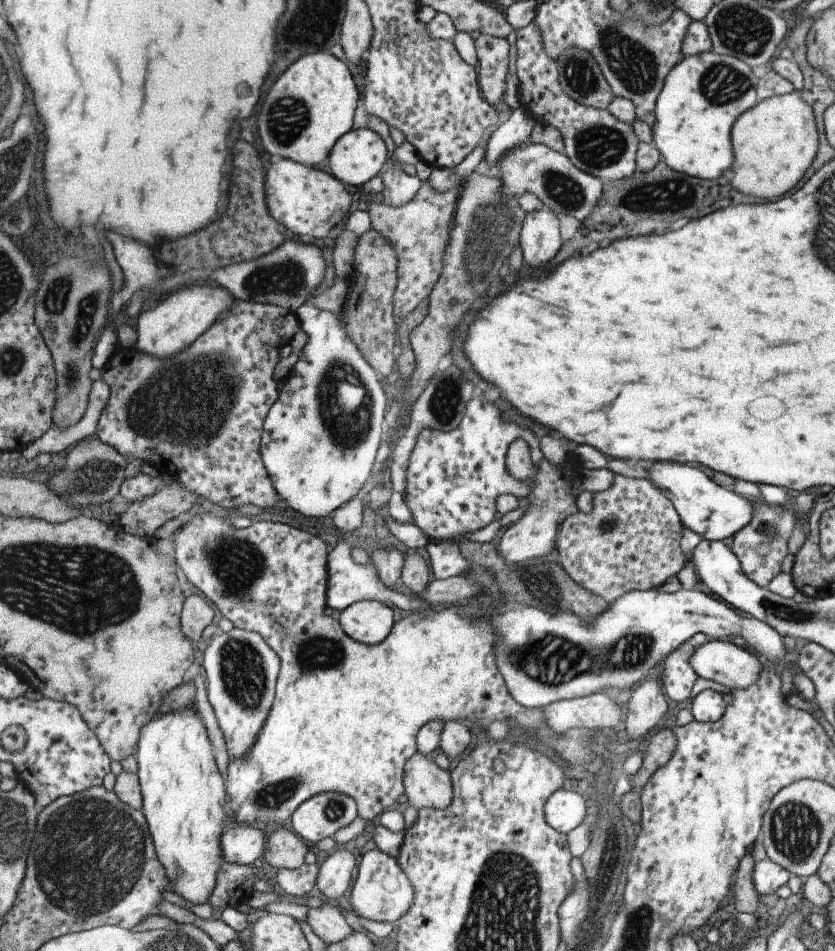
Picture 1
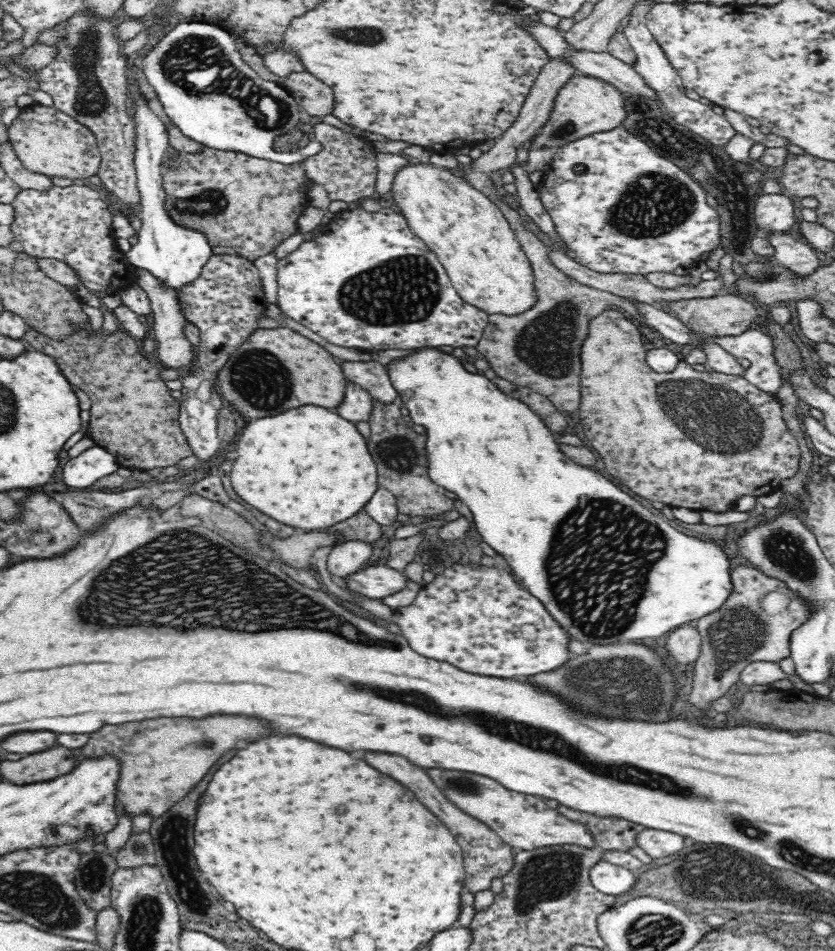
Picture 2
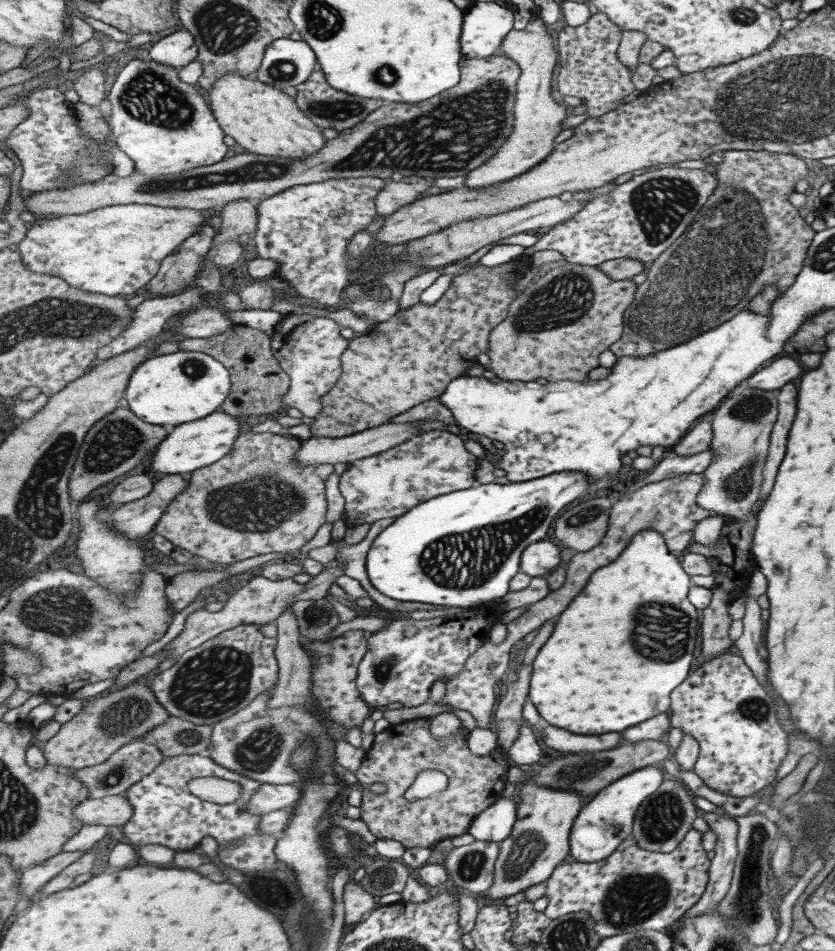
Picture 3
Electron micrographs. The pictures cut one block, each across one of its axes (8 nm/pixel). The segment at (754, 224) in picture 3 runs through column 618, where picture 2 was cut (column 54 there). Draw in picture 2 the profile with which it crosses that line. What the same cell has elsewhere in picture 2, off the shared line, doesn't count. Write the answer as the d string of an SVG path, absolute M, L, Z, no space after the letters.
M28 328L24 334L24 340L28 346L36 348L36 352L42 352L50 358L54 358L60 364L62 376L68 378L68 382L90 394L92 408L90 408L90 436L96 442L96 446L106 448L106 452L114 454L114 460L120 468L128 470L156 470L156 468L170 468L176 466L180 460L192 456L192 448L182 432L180 426L180 400L172 398L172 392L166 388L166 382L162 380L162 372L158 372L158 364L150 364L146 360L146 352L138 348L138 340L132 338L128 332L122 328L116 334L104 336L102 330L92 336L92 328L82 328L80 332L64 338L62 342L54 342L40 332Z

